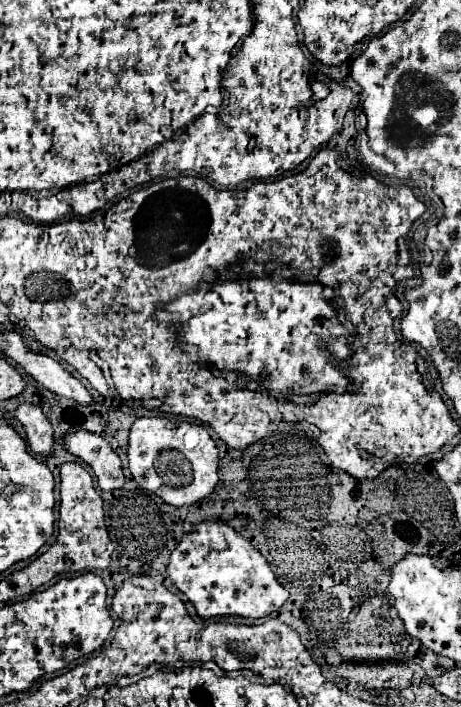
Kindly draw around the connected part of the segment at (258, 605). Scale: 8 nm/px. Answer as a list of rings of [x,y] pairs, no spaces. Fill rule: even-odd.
[[[203,521],[197,525],[197,531],[183,535],[177,549],[171,553],[167,573],[177,589],[193,603],[201,619],[223,615],[261,619],[277,611],[289,599],[289,591],[279,585],[265,557],[223,521]]]

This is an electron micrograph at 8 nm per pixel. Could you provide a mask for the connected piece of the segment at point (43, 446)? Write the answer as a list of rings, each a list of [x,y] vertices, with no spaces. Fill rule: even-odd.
[[[21,403],[15,411],[17,419],[25,427],[27,433],[27,443],[33,449],[33,453],[41,457],[51,457],[53,453],[53,427],[49,419],[43,415],[41,407],[31,405],[31,403]]]

